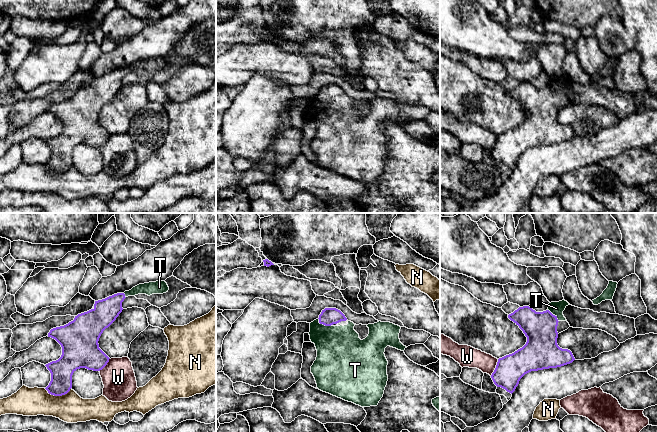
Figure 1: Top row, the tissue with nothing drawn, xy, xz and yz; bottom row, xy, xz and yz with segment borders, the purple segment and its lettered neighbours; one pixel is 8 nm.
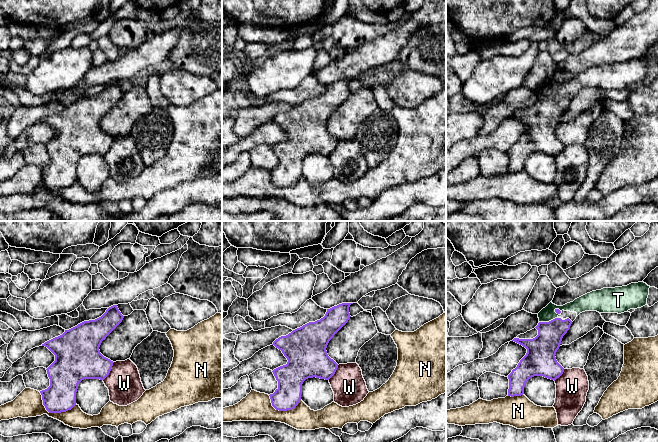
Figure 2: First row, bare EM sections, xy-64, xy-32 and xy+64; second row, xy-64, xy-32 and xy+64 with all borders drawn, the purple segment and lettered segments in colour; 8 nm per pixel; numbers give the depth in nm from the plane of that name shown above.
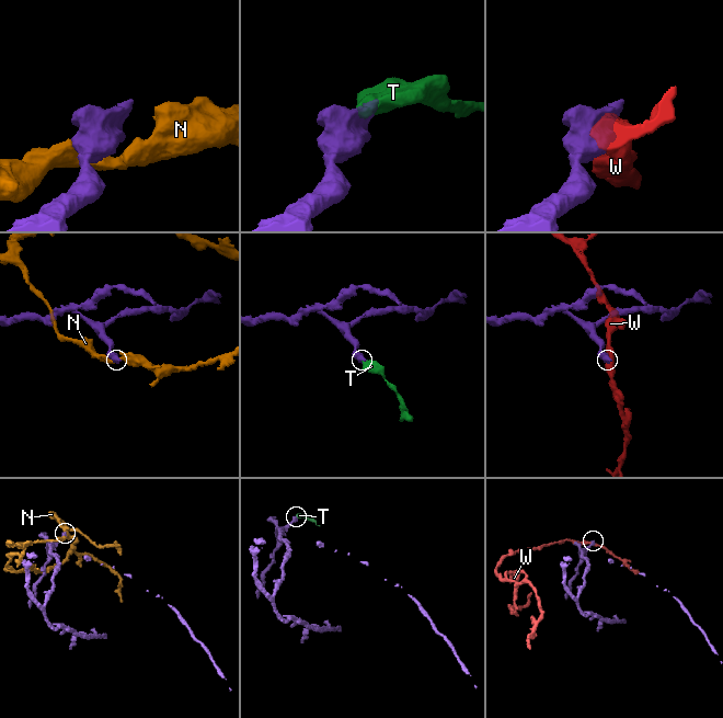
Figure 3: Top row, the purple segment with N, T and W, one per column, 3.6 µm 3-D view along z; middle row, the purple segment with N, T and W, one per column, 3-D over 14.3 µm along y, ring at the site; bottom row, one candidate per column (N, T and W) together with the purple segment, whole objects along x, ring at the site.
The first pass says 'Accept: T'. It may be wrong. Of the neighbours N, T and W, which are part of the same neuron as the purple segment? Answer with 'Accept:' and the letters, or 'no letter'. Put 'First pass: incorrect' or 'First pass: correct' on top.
First pass: correct
Accept: T

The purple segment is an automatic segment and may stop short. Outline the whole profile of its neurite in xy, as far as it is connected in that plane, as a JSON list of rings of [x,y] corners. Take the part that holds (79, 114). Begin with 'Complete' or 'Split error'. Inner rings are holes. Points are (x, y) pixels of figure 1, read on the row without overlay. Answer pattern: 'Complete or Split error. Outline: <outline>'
Split error. Outline: [[[165,57],[149,58],[139,60],[129,67],[117,69],[105,75],[95,77],[93,84],[87,88],[78,90],[74,96],[68,100],[56,103],[50,106],[48,113],[55,115],[62,123],[62,131],[56,136],[45,142],[51,149],[51,157],[45,164],[49,170],[54,172],[62,172],[67,170],[72,164],[72,151],[80,144],[88,146],[100,147],[109,138],[109,133],[99,124],[99,114],[103,107],[108,104],[122,88],[122,78],[128,72],[138,70],[163,70],[168,68],[169,63]]]

